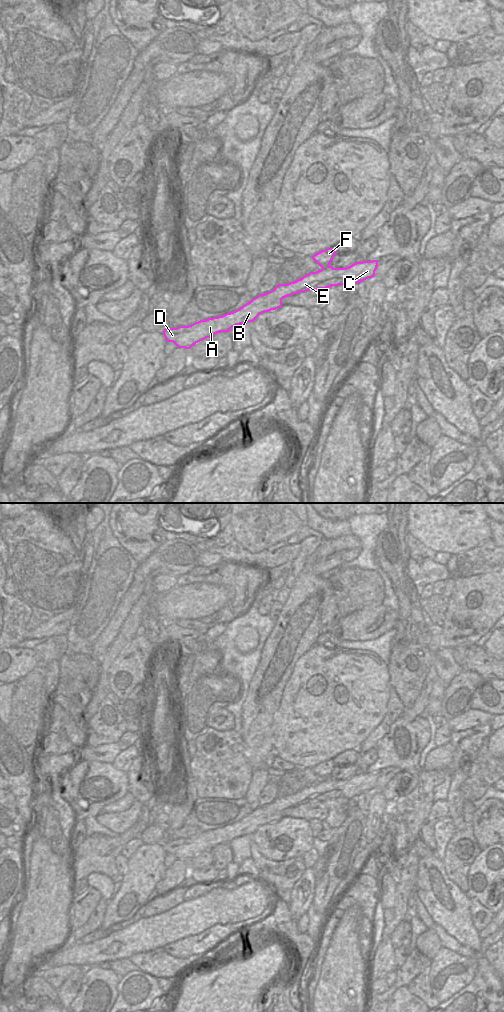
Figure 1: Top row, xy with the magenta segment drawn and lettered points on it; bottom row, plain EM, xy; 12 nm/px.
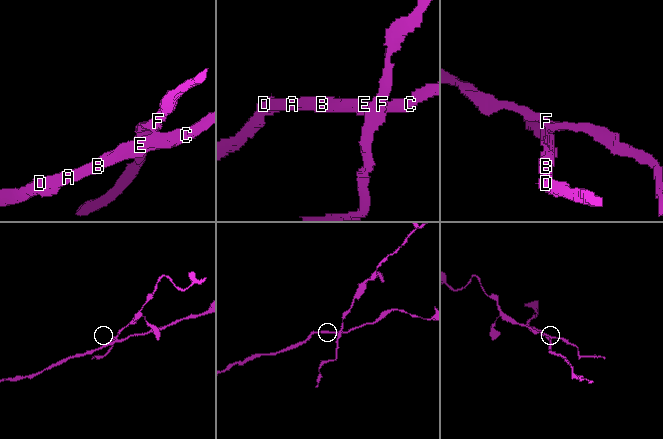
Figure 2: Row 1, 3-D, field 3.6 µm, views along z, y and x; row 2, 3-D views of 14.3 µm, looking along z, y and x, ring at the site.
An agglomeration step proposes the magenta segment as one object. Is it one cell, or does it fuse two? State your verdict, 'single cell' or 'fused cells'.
fused cells

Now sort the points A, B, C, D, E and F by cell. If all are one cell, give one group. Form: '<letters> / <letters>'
A B C D E / F

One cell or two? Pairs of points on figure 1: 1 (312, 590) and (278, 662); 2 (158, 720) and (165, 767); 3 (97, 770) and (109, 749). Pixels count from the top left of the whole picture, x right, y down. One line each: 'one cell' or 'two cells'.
1: one cell
2: one cell
3: two cells

